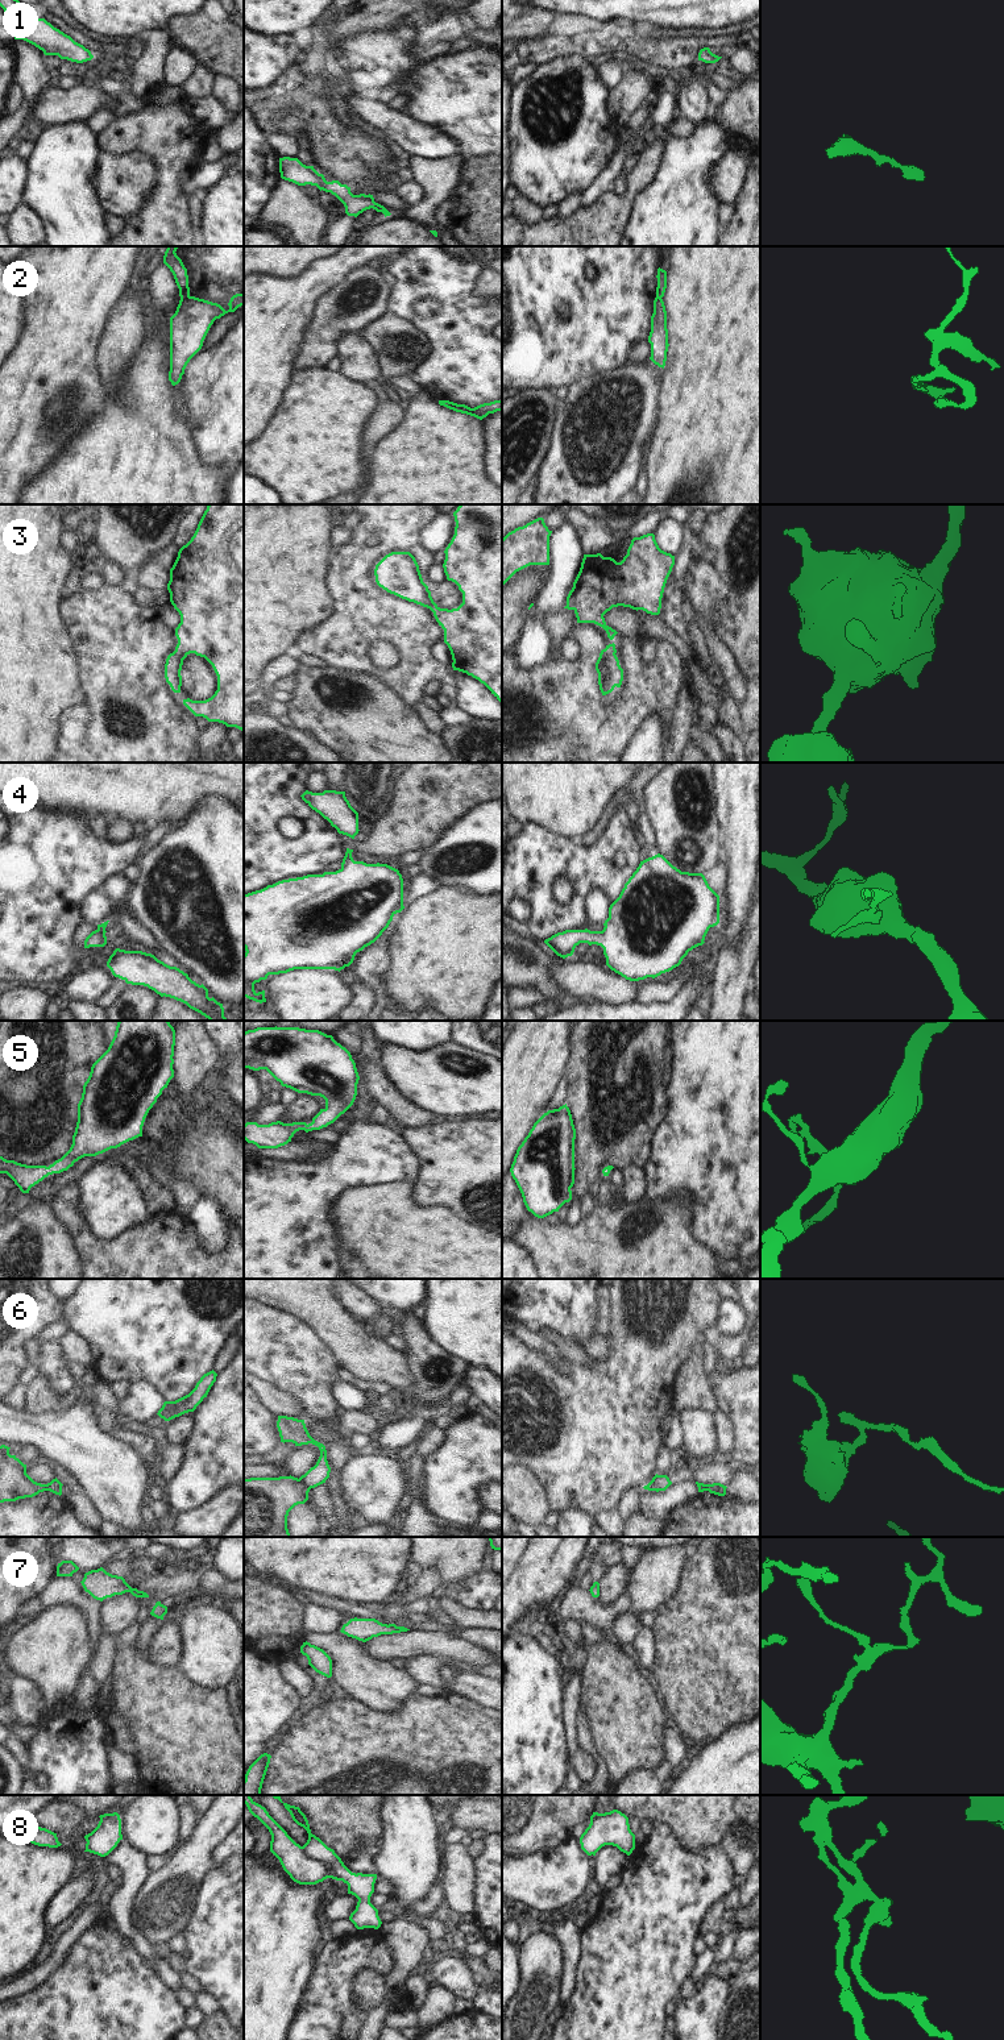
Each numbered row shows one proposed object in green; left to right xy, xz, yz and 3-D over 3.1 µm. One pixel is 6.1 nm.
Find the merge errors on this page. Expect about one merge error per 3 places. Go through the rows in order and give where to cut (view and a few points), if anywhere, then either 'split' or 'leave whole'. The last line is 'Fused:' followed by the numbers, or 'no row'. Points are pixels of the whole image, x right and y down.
1: cut none; leave whole
2: cut none; leave whole
3: cut none; leave whole
4: cut none; leave whole
5: cut none; leave whole
6: cut xz (299, 1478), (310, 1488); split
7: cut none; leave whole
8: cut none; leave whole
Fused: 6

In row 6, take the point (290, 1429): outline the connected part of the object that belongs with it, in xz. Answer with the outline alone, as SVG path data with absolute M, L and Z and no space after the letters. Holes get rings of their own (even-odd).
M278 1416L277 1428L279 1432L281 1442L293 1442L295 1446L312 1443L319 1447L320 1457L314 1467L311 1467L299 1479L307 1488L315 1488L329 1478L331 1467L327 1461L325 1446L315 1441L304 1424L304 1420L298 1420L287 1416Z

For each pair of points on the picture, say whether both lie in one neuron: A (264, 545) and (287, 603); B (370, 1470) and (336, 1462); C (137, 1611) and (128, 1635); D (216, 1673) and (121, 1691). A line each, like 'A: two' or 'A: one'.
A: one
B: two
C: two
D: two

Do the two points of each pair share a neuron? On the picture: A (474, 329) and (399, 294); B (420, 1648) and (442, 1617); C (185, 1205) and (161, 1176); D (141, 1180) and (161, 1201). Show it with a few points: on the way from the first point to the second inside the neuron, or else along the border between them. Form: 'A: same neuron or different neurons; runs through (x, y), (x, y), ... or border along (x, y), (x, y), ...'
A: same neuron; runs through (456, 311), (435, 290), (418, 290)
B: different neurons; border along (447, 1628), (436, 1628), (434, 1631)
C: same neuron; runs through (185, 1197), (169, 1180)
D: same neuron; runs through (146, 1185), (156, 1196)

